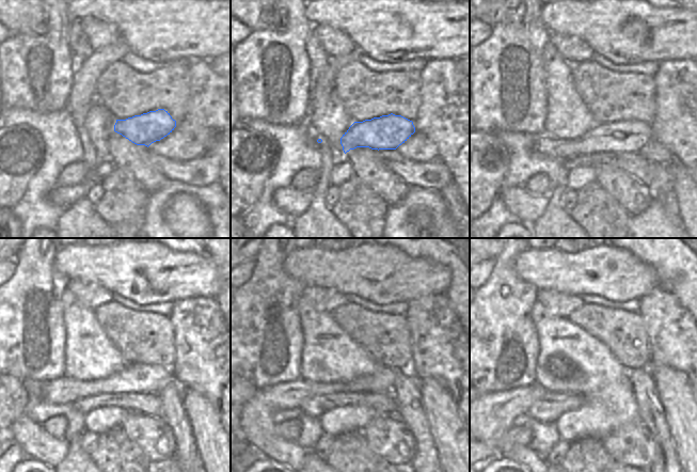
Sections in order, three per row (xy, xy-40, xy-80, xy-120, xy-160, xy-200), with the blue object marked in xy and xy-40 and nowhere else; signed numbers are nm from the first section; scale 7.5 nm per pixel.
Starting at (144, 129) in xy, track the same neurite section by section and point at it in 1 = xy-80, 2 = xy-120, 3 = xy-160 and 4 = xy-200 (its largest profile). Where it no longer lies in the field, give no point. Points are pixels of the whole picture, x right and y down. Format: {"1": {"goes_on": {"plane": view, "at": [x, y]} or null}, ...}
{"1": {"goes_on": {"plane": "xy-80", "at": [629, 135]}}, "2": {"goes_on": {"plane": "xy-120", "at": [135, 377]}}, "3": {"goes_on": {"plane": "xy-160", "at": [256, 417]}}, "4": {"goes_on": {"plane": "xy-200", "at": [491, 415]}}}

